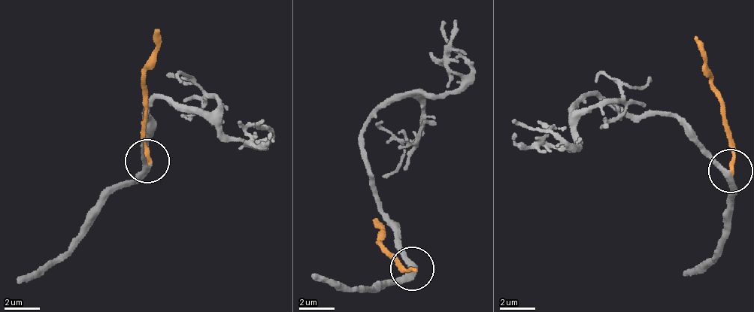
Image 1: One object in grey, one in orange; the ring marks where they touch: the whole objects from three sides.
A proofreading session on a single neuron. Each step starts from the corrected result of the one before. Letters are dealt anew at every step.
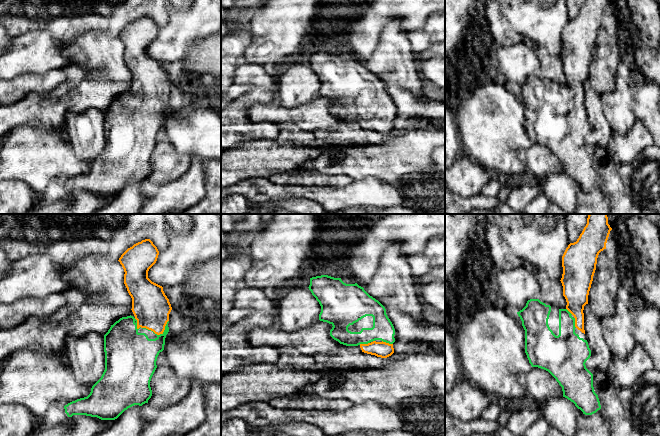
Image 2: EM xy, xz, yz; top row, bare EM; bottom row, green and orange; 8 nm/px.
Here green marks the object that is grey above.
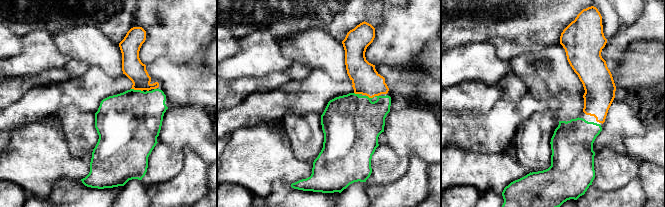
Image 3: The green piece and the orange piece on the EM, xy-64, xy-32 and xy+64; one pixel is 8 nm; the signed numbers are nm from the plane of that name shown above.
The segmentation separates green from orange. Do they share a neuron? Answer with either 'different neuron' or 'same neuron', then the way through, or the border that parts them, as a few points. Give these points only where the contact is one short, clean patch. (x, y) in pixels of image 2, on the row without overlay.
same neuron; way xy (132, 131), (132, 109), (150, 106), (151, 83)

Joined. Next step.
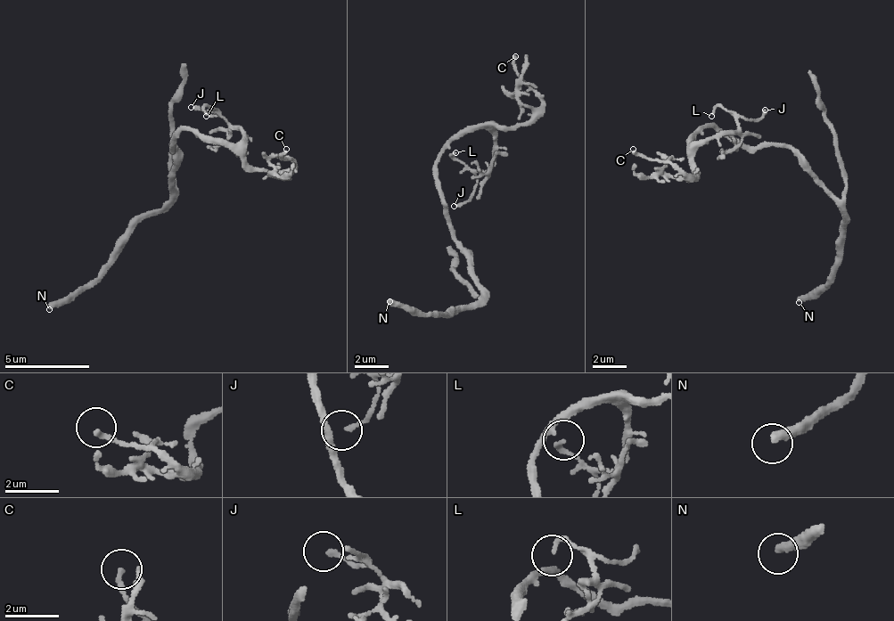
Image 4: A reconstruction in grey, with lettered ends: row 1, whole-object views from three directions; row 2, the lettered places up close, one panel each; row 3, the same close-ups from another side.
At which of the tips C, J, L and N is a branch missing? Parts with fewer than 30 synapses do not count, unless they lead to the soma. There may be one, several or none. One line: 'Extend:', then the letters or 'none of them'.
Extend: N

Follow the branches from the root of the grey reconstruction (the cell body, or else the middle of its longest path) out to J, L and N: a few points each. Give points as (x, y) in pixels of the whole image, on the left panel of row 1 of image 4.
J: (176, 143), (184, 129), (196, 130), (216, 143), (237, 143), (243, 134), (219, 113), (213, 117), (191, 107)
L: (176, 143), (184, 129), (196, 130), (216, 143), (237, 143), (243, 134), (237, 127), (208, 107), (206, 116)
N: (176, 143), (170, 146), (176, 162), (170, 200), (146, 216), (86, 286), (63, 296), (49, 309)

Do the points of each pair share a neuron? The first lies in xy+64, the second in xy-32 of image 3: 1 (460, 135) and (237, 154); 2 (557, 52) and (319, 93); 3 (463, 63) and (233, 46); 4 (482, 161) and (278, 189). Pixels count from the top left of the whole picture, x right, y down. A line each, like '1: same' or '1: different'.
1: different
2: different
3: different
4: different

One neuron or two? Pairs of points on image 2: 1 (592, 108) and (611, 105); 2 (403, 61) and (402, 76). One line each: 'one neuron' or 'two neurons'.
1: two neurons
2: one neuron

